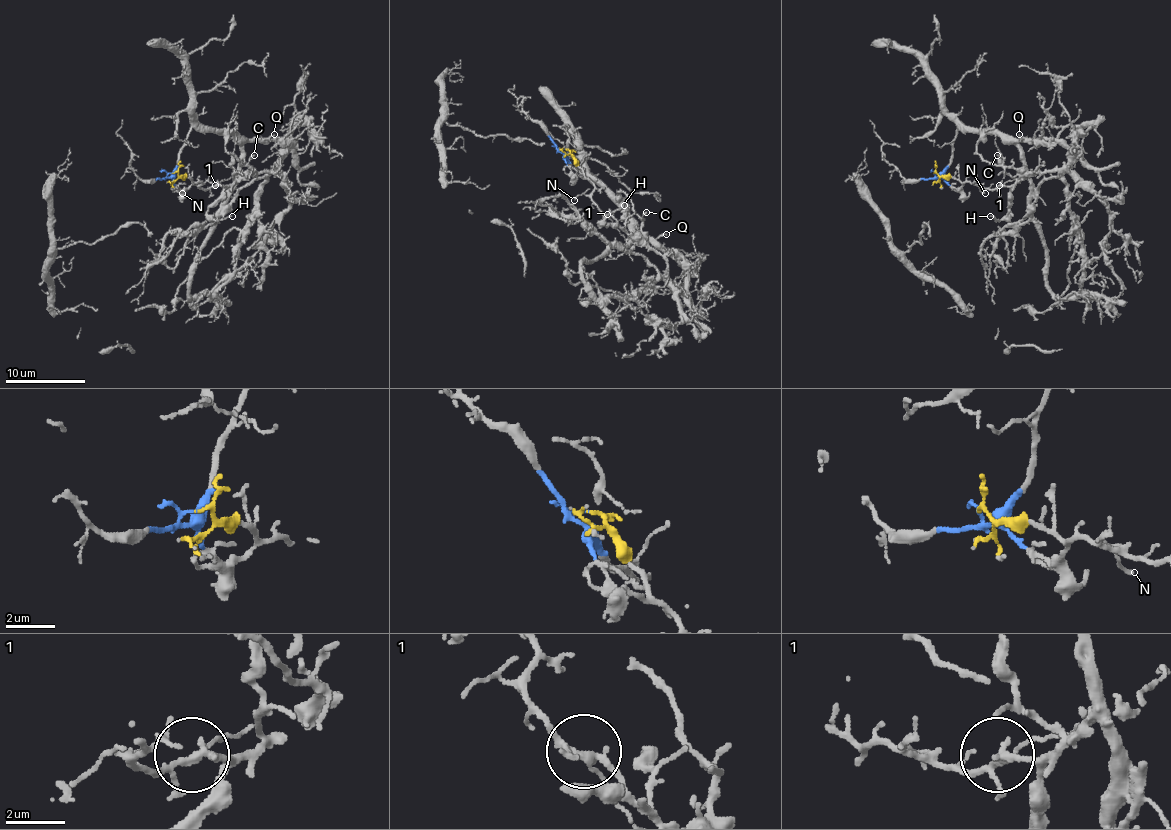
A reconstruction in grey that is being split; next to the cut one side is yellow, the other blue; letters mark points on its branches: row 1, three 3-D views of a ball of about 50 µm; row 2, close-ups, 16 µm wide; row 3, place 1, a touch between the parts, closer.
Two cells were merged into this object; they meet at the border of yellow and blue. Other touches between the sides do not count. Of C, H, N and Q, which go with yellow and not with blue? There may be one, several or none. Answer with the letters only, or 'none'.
C, H, N

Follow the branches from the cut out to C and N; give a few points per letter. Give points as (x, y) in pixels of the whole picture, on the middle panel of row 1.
C: (564, 148), (594, 186), (594, 202), (620, 226), (634, 236), (642, 228), (640, 218), (646, 212)
N: (564, 148), (594, 186), (590, 194), (580, 194), (574, 200)

